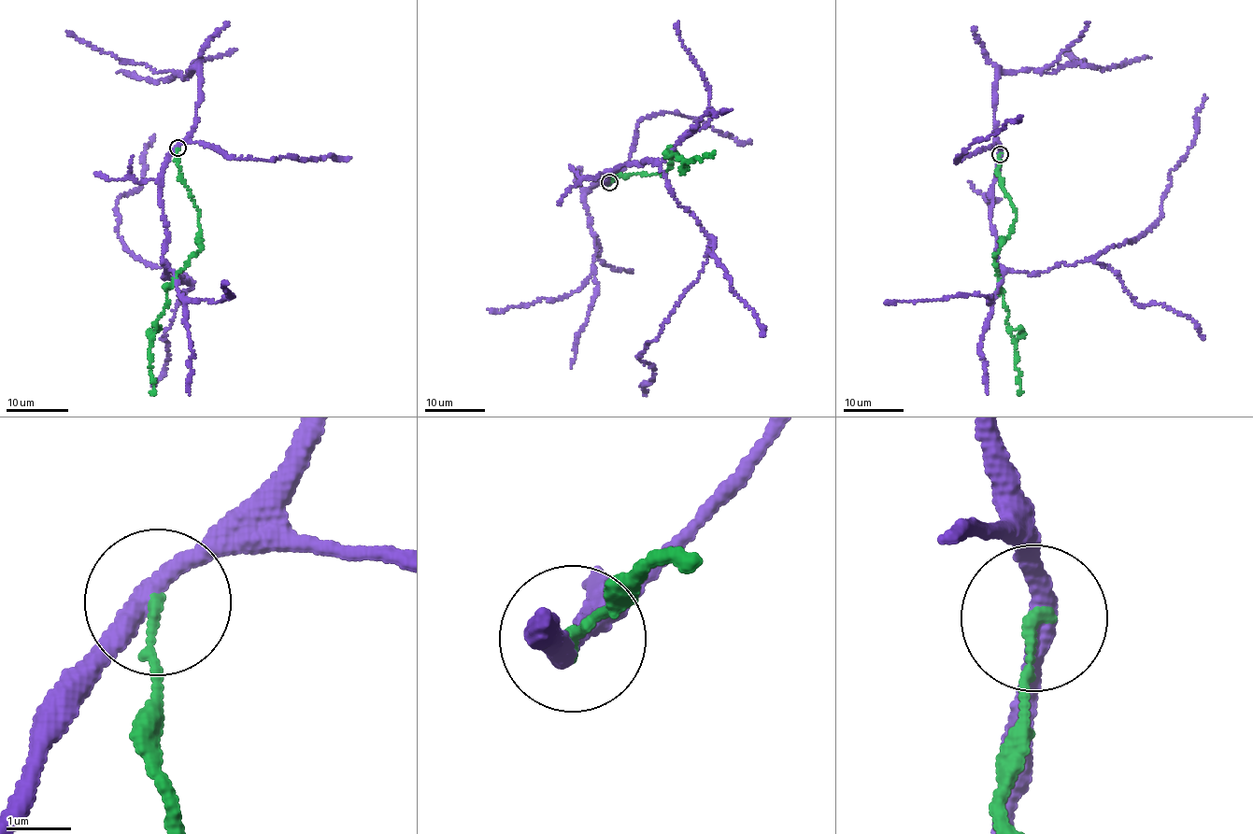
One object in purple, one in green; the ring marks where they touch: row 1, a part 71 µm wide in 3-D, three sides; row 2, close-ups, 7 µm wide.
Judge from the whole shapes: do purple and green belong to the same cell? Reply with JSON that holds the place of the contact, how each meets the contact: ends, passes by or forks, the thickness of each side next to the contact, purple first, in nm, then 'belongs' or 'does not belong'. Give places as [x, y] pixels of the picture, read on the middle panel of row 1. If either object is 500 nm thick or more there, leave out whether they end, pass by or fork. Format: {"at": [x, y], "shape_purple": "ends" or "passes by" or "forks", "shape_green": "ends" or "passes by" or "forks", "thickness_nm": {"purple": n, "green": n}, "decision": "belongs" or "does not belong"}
{"at": [609, 182], "shape_purple": "passes by", "shape_green": "ends", "thickness_nm": {"purple": 320, "green": 170}, "decision": "does not belong"}

